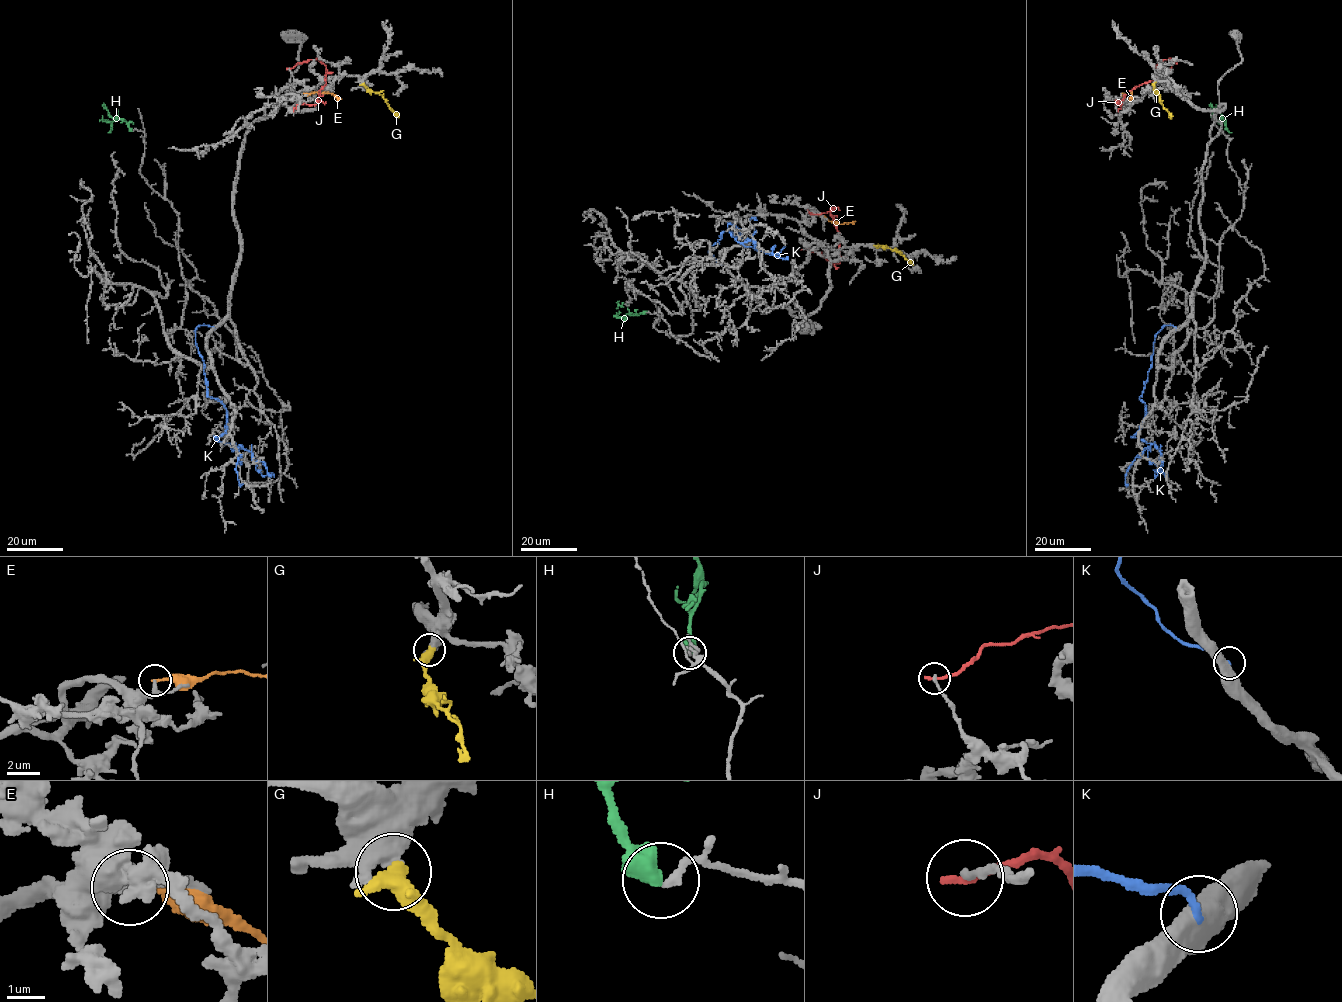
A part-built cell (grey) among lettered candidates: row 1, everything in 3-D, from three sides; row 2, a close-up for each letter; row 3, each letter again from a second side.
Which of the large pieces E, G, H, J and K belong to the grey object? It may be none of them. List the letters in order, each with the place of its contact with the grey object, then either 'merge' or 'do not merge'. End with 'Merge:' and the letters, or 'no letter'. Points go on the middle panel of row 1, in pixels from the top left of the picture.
E: contact (816, 214); do not merge
G: contact (876, 246); do not merge
H: contact (646, 312); do not merge
J: contact (803, 249); do not merge
K: contact (728, 267); do not merge
Merge: no letter

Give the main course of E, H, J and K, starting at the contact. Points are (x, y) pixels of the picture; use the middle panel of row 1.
E: (816, 214), (841, 224), (855, 221)
H: (645, 312), (631, 315), (626, 304), (620, 306), (617, 303)
J: (803, 249), (809, 248), (832, 263), (839, 263), (839, 233), (831, 211), (813, 214), (808, 209)
K: (728, 267), (709, 247), (723, 231), (741, 237), (729, 223), (728, 230), (744, 246), (788, 259)

